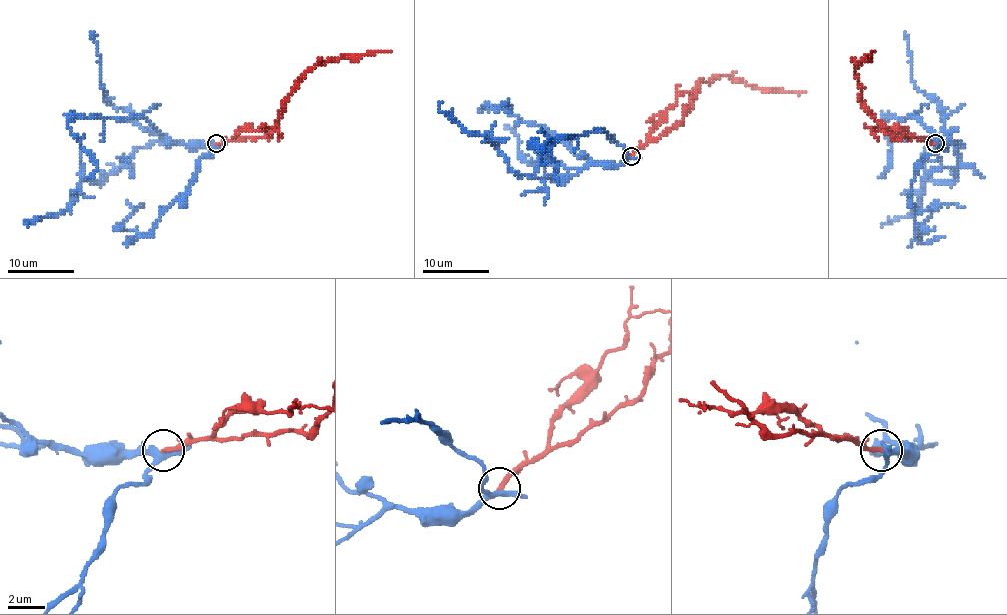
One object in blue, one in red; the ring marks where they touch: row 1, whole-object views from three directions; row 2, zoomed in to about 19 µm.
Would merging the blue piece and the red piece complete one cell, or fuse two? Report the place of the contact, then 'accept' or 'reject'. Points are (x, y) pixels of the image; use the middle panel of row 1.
at (631, 156); reject

